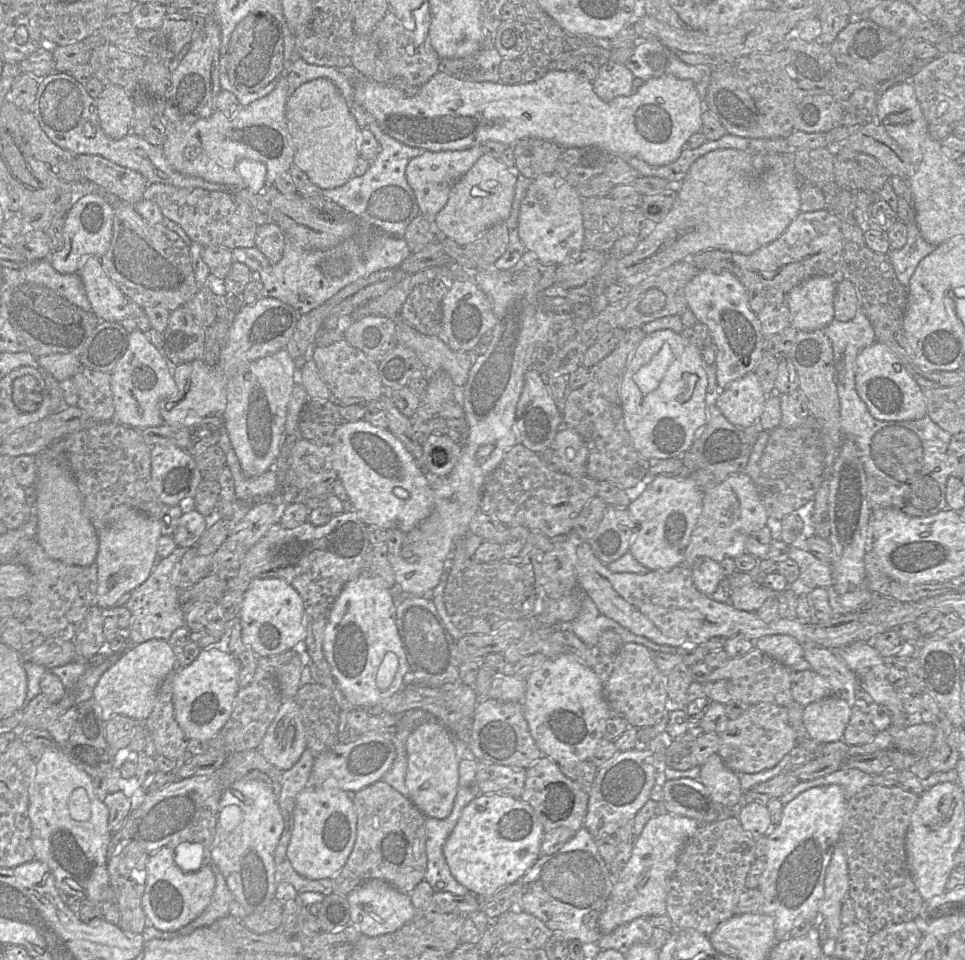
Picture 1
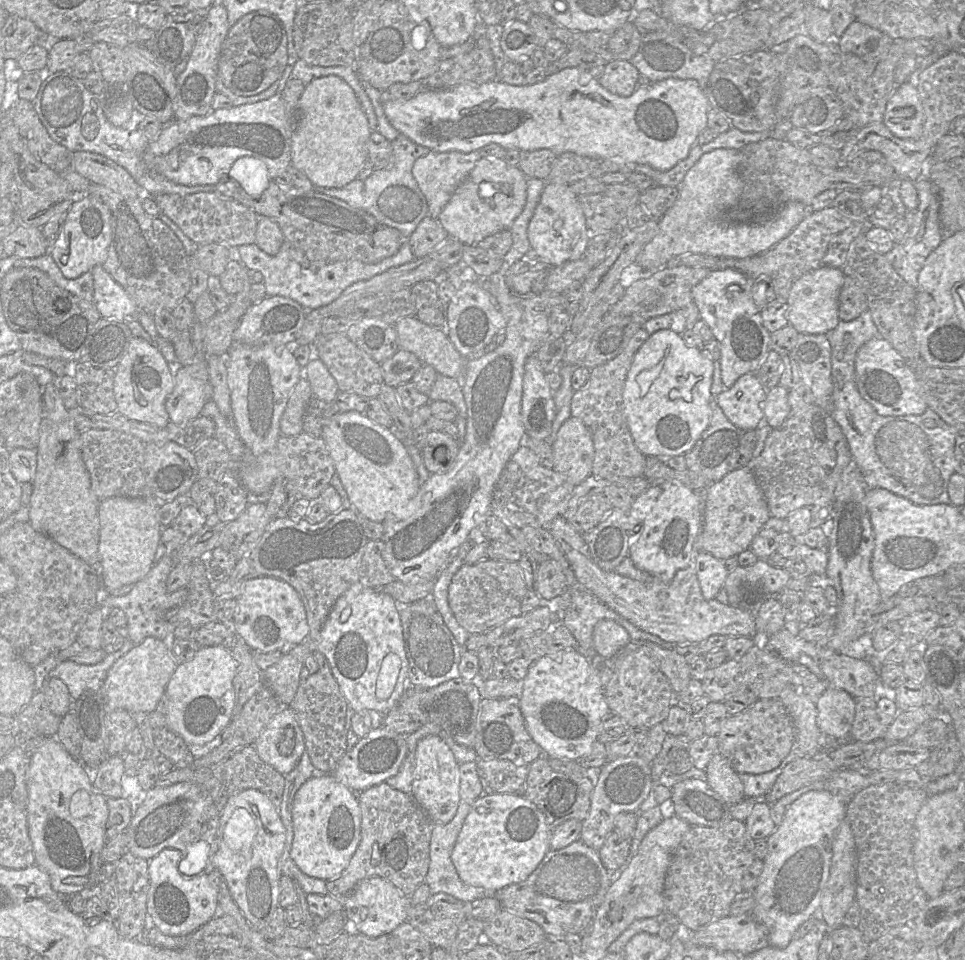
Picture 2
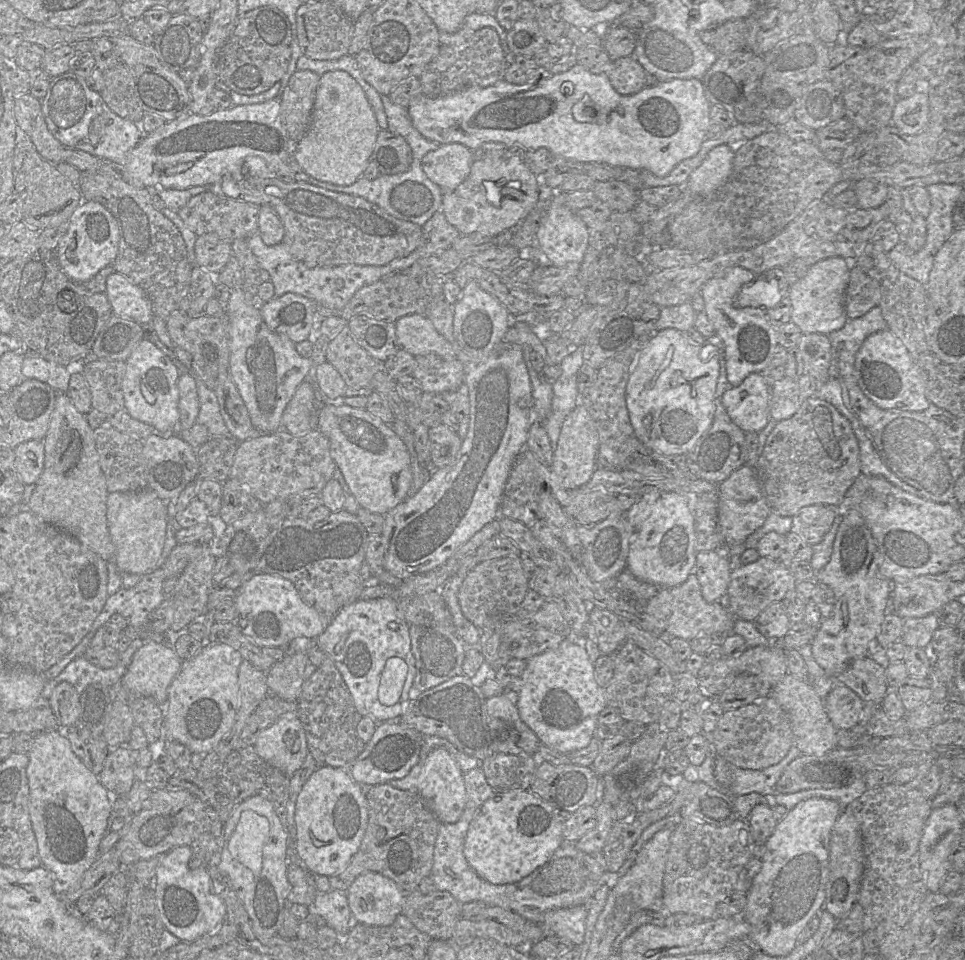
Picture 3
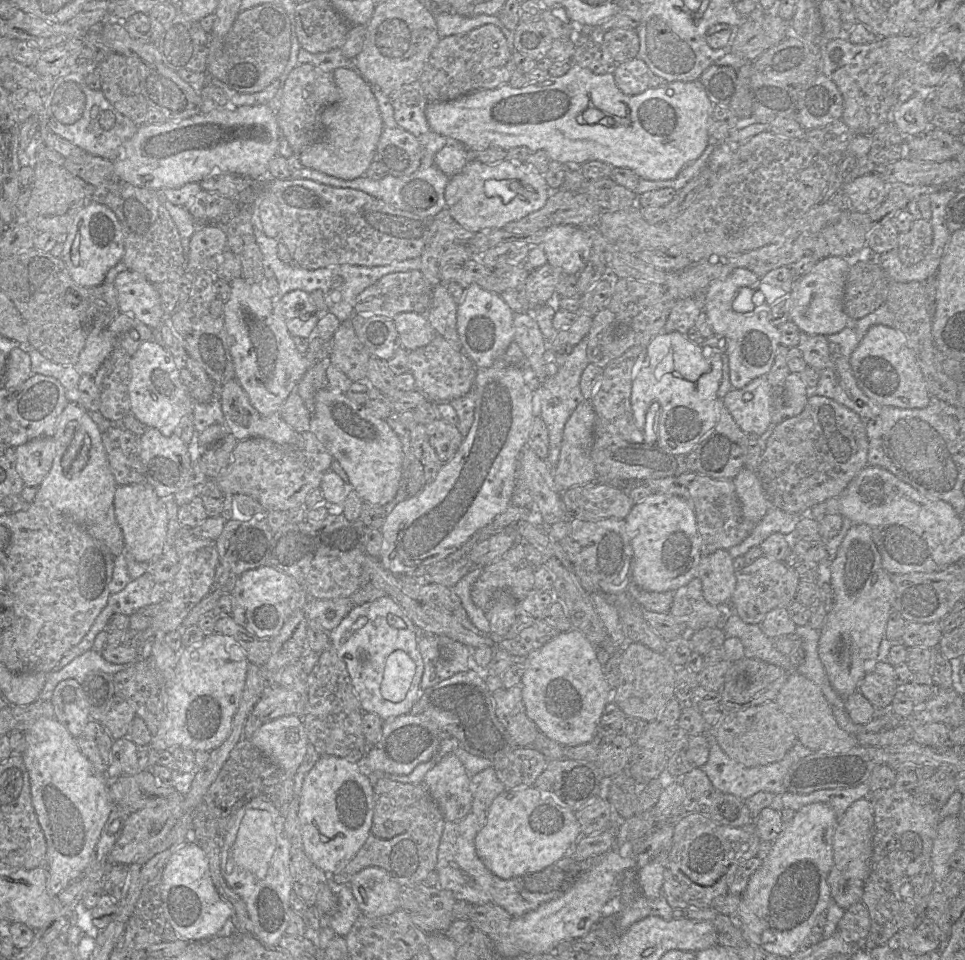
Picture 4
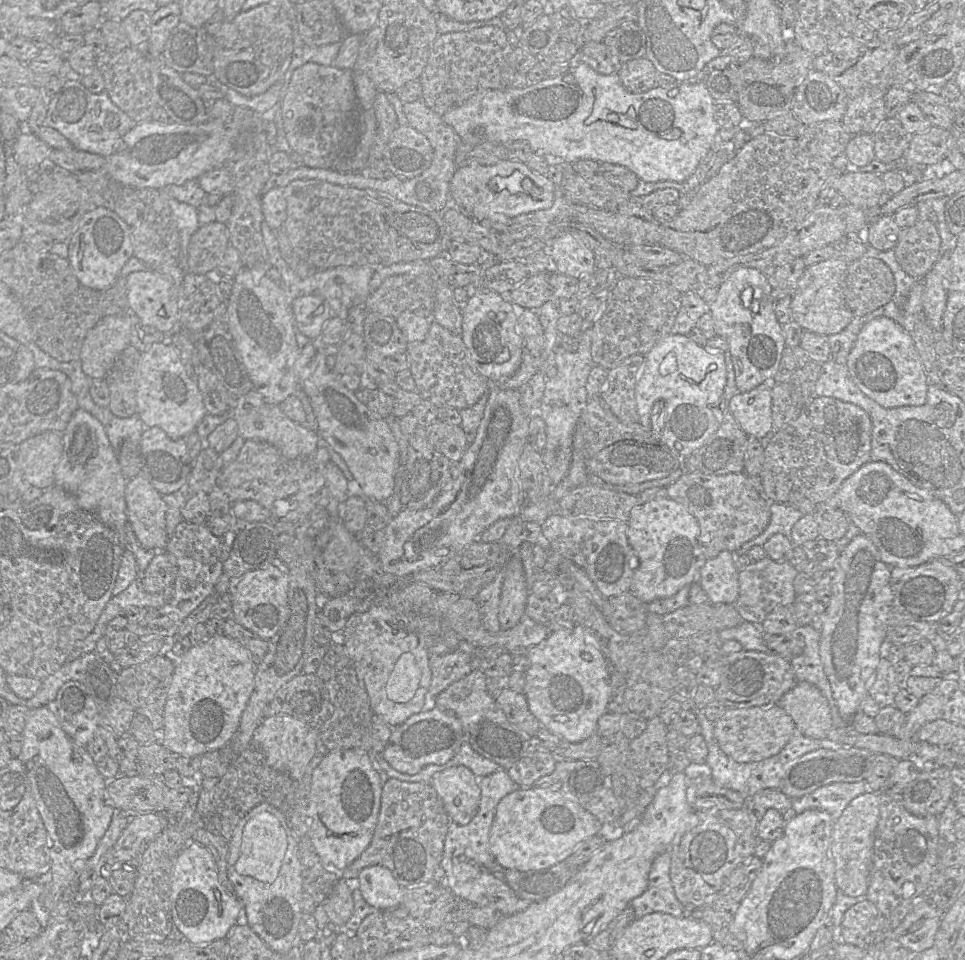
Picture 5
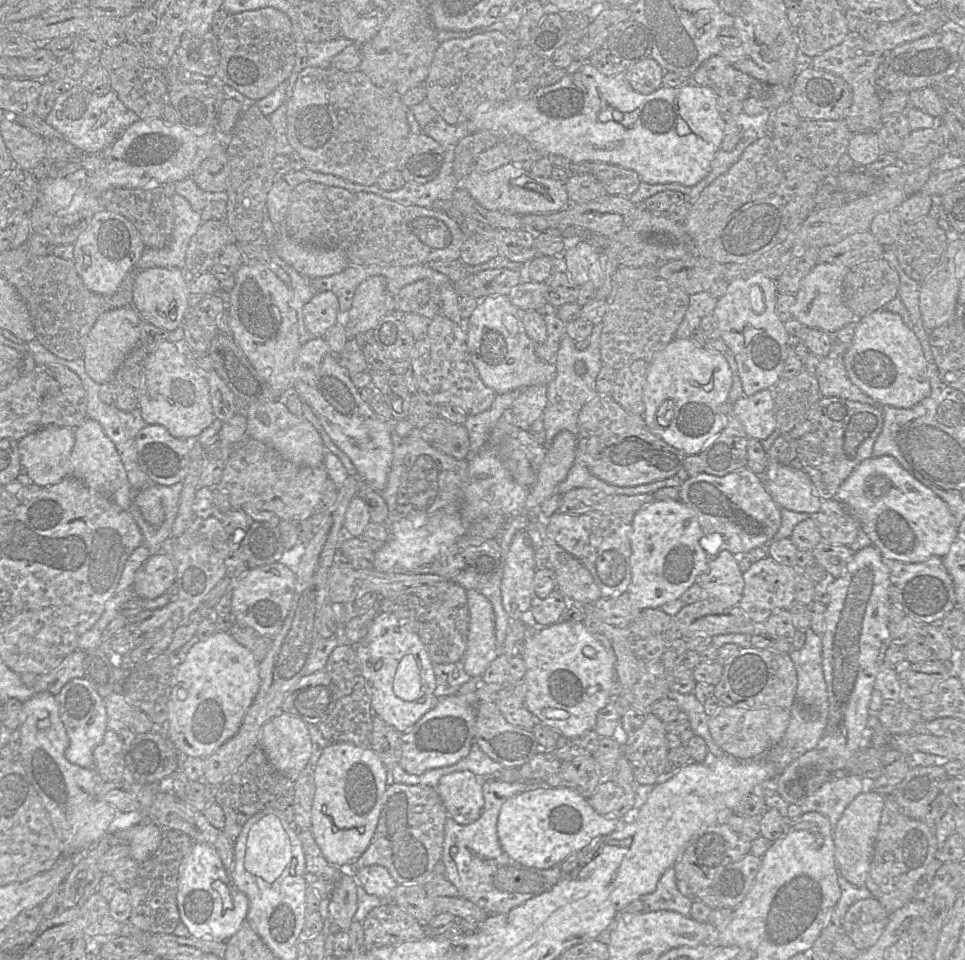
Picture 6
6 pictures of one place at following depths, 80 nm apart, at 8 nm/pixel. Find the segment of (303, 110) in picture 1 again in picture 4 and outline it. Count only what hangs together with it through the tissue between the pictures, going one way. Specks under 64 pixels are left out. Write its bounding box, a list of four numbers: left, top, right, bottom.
[299,68,383,180]

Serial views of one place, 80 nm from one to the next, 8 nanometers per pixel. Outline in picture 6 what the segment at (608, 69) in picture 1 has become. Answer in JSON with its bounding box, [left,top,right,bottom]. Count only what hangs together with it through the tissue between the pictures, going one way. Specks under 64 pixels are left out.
[625,58,664,94]

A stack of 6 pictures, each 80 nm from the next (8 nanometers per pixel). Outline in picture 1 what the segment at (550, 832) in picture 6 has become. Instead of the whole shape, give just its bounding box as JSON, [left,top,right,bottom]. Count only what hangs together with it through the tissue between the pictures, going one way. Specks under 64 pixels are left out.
[443,795,544,896]

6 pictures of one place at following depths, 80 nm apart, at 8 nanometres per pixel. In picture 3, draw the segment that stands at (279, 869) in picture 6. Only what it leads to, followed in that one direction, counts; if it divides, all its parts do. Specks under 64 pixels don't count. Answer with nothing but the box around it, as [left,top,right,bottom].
[228,810,269,874]

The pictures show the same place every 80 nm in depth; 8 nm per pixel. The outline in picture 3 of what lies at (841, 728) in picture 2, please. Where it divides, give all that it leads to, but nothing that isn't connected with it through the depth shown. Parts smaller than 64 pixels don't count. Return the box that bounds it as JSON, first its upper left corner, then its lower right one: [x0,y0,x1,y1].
[824,685,865,730]

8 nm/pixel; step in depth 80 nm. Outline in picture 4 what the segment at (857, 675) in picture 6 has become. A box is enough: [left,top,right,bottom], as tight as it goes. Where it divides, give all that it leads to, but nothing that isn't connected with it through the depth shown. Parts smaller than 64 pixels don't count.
[818,524,894,698]

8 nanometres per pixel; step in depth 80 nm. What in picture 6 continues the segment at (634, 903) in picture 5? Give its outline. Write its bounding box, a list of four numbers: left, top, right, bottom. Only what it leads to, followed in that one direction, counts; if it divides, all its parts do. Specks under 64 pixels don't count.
[640,867,693,916]

